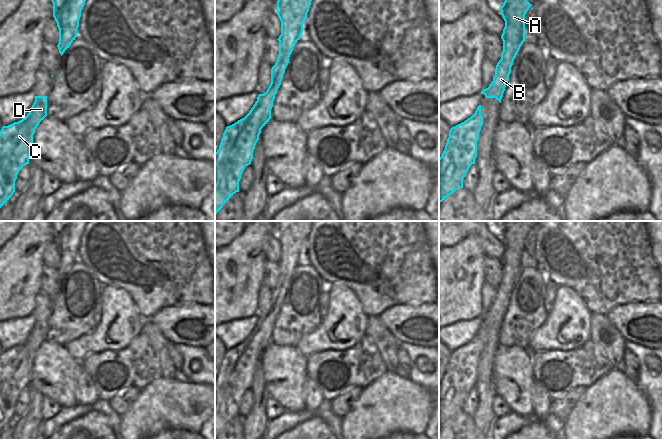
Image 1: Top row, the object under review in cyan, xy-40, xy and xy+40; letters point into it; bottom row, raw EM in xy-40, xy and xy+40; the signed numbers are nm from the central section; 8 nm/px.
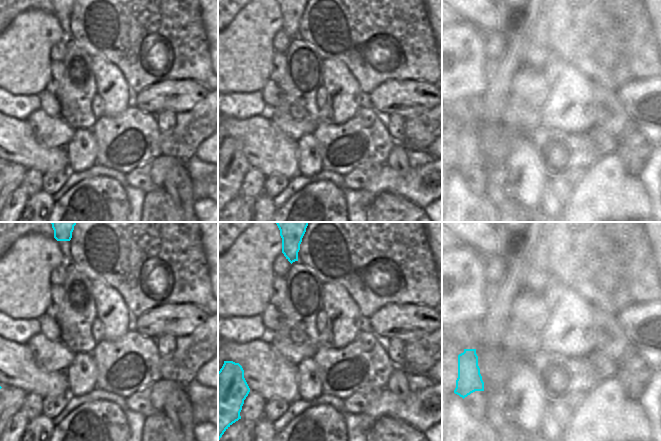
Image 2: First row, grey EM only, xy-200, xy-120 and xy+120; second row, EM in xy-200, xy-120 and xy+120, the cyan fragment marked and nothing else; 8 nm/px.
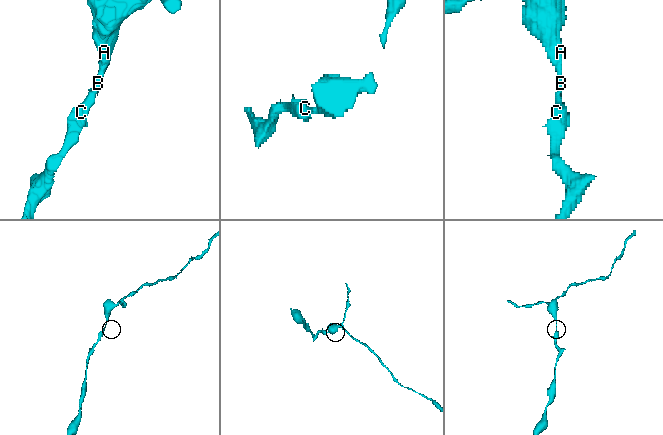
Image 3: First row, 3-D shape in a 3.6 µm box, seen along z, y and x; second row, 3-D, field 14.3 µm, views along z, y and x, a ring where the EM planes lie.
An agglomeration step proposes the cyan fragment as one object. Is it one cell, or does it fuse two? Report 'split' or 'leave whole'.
leave whole

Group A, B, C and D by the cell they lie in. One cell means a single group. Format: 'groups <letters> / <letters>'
groups A B C D

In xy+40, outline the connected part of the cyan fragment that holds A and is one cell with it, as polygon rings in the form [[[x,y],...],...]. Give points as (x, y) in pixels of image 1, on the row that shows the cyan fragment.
[[[505,0],[499,8],[505,21],[501,35],[503,51],[496,65],[493,81],[481,91],[486,98],[496,98],[501,103],[513,61],[525,41],[525,15],[531,6],[527,0]]]

